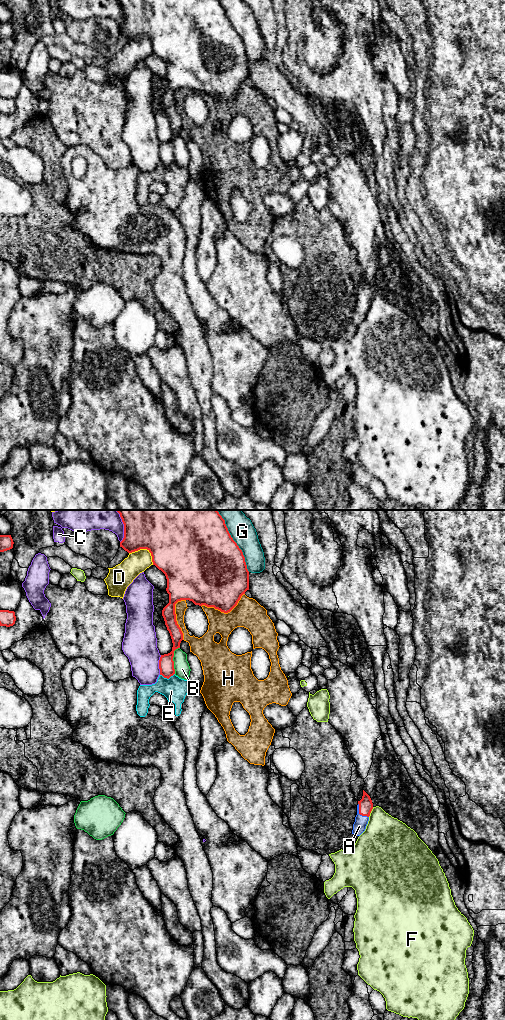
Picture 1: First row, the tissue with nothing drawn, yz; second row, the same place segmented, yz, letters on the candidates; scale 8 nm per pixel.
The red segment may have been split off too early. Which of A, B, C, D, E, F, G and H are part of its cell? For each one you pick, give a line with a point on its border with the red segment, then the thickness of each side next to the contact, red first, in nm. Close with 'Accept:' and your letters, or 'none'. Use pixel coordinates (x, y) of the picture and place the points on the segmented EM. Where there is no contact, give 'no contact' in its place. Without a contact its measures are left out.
A: meets red in yz at (359, 813); 110 nm thick on the red side, 110 nm on the other
Accept: A

